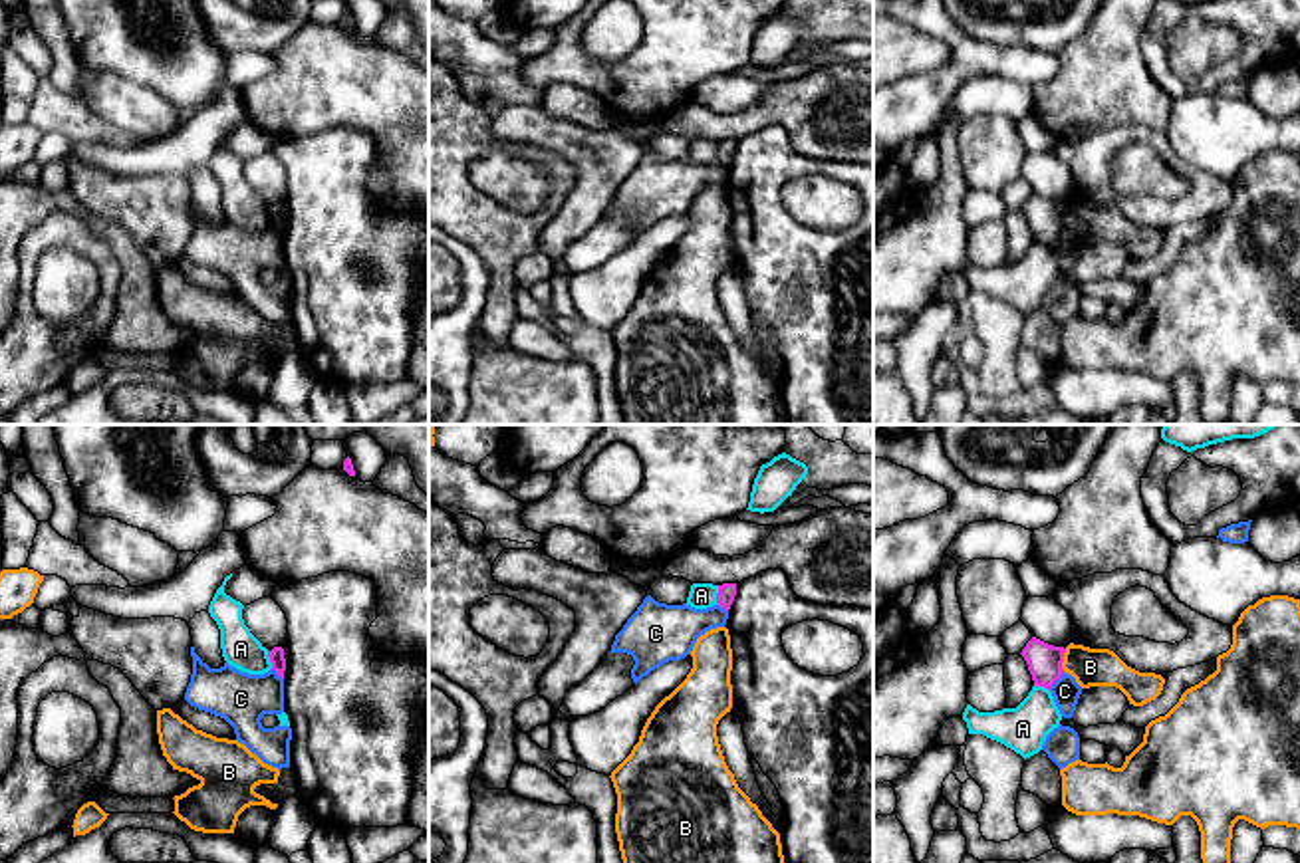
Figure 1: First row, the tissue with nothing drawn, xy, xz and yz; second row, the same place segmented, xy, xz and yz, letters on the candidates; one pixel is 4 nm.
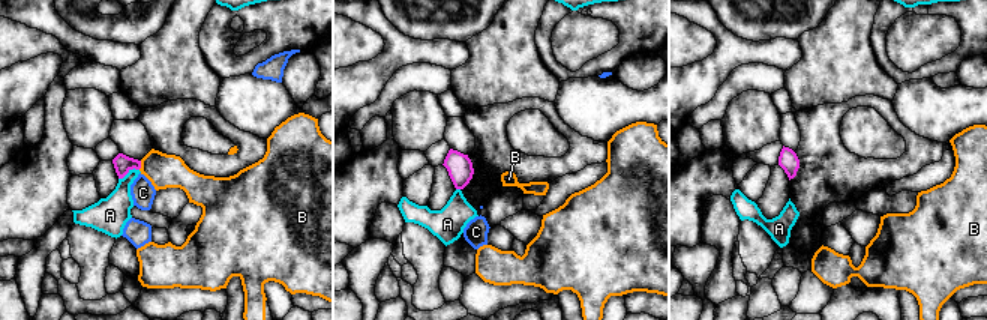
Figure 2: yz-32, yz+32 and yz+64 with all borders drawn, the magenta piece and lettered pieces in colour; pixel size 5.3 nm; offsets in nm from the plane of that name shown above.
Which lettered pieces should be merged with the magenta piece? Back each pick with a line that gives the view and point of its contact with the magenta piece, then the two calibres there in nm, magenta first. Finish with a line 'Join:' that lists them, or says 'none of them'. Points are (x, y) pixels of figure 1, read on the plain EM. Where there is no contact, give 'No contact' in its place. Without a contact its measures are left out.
Join: none of them

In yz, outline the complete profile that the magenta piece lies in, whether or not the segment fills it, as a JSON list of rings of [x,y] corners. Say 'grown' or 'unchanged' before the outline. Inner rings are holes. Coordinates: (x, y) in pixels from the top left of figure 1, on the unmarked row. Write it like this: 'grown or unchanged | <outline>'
unchanged | [[[1032,192],[1020,210],[1024,212],[1028,220],[1034,240],[1050,246],[1050,242],[1064,228],[1062,224],[1064,208],[1066,208],[1064,202],[1054,202]]]

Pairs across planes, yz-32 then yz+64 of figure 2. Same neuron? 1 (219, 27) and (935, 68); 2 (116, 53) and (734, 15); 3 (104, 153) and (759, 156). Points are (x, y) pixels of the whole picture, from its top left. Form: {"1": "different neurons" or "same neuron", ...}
{"1": "same neuron", "2": "different neurons", "3": "same neuron"}

